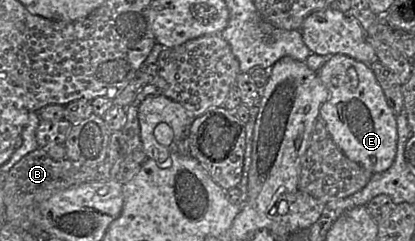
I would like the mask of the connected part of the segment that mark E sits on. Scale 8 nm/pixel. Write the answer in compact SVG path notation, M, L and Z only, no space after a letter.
M344 54L332 55L317 71L330 96L320 108L321 118L340 150L372 174L387 170L397 149L396 116L368 64Z

